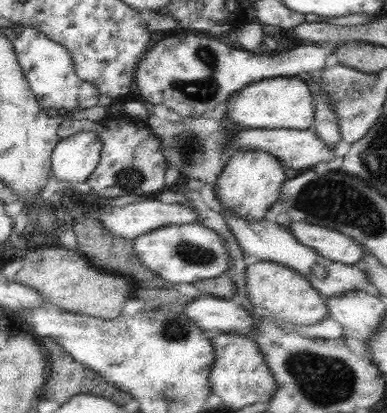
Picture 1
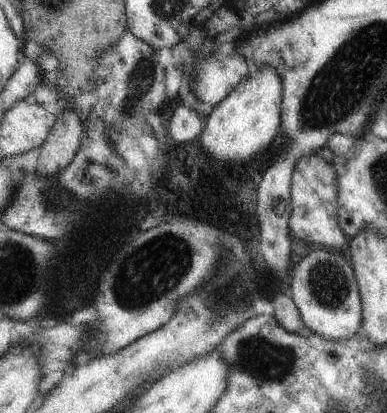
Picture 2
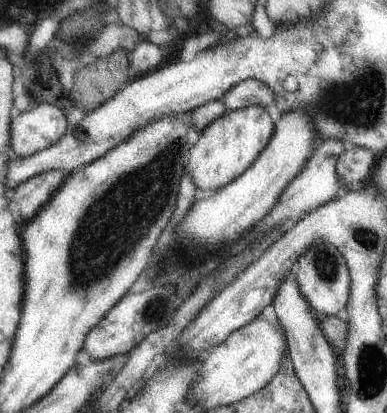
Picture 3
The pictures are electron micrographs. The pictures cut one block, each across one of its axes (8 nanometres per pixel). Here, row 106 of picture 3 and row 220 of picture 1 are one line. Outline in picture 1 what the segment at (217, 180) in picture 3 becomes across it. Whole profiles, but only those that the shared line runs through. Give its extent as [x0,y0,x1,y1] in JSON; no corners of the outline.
[215,150,289,222]

